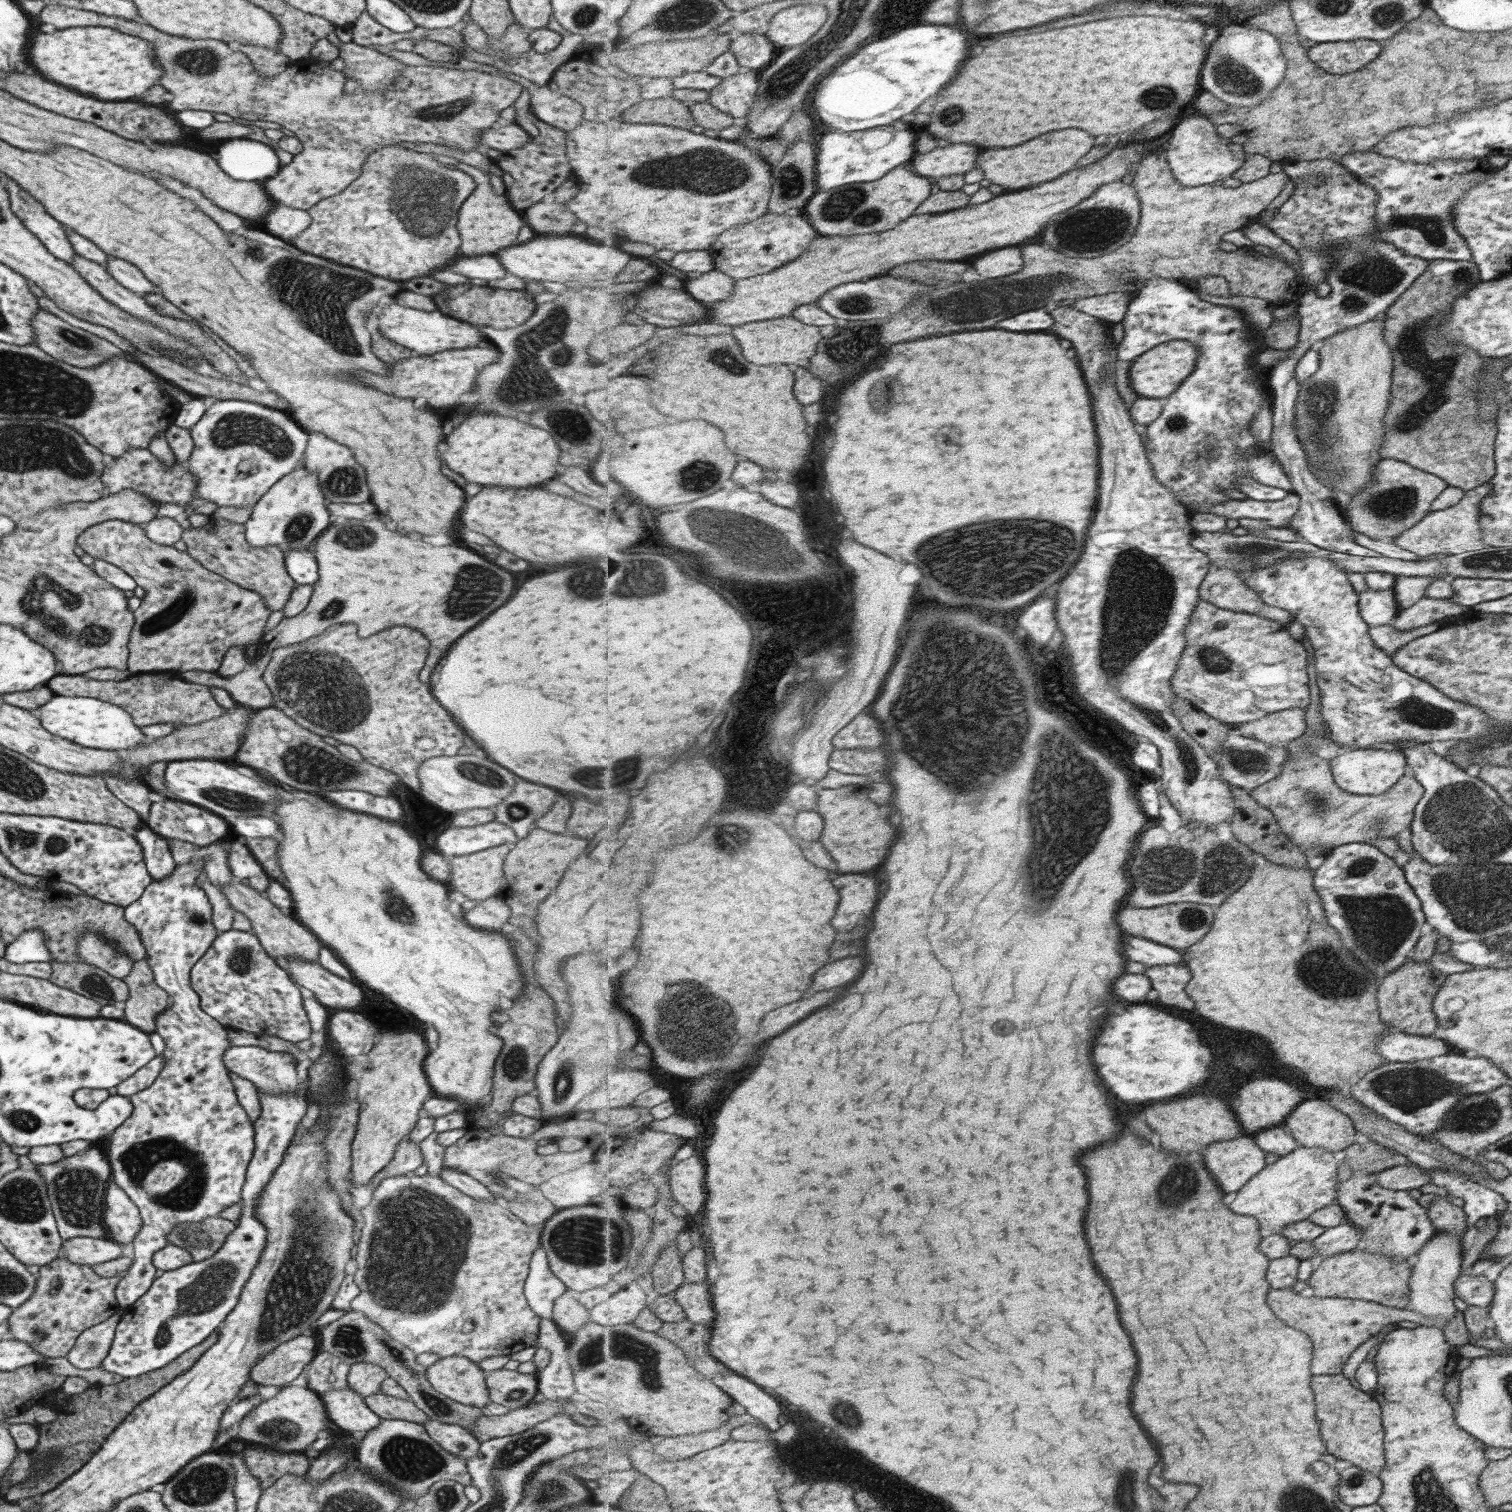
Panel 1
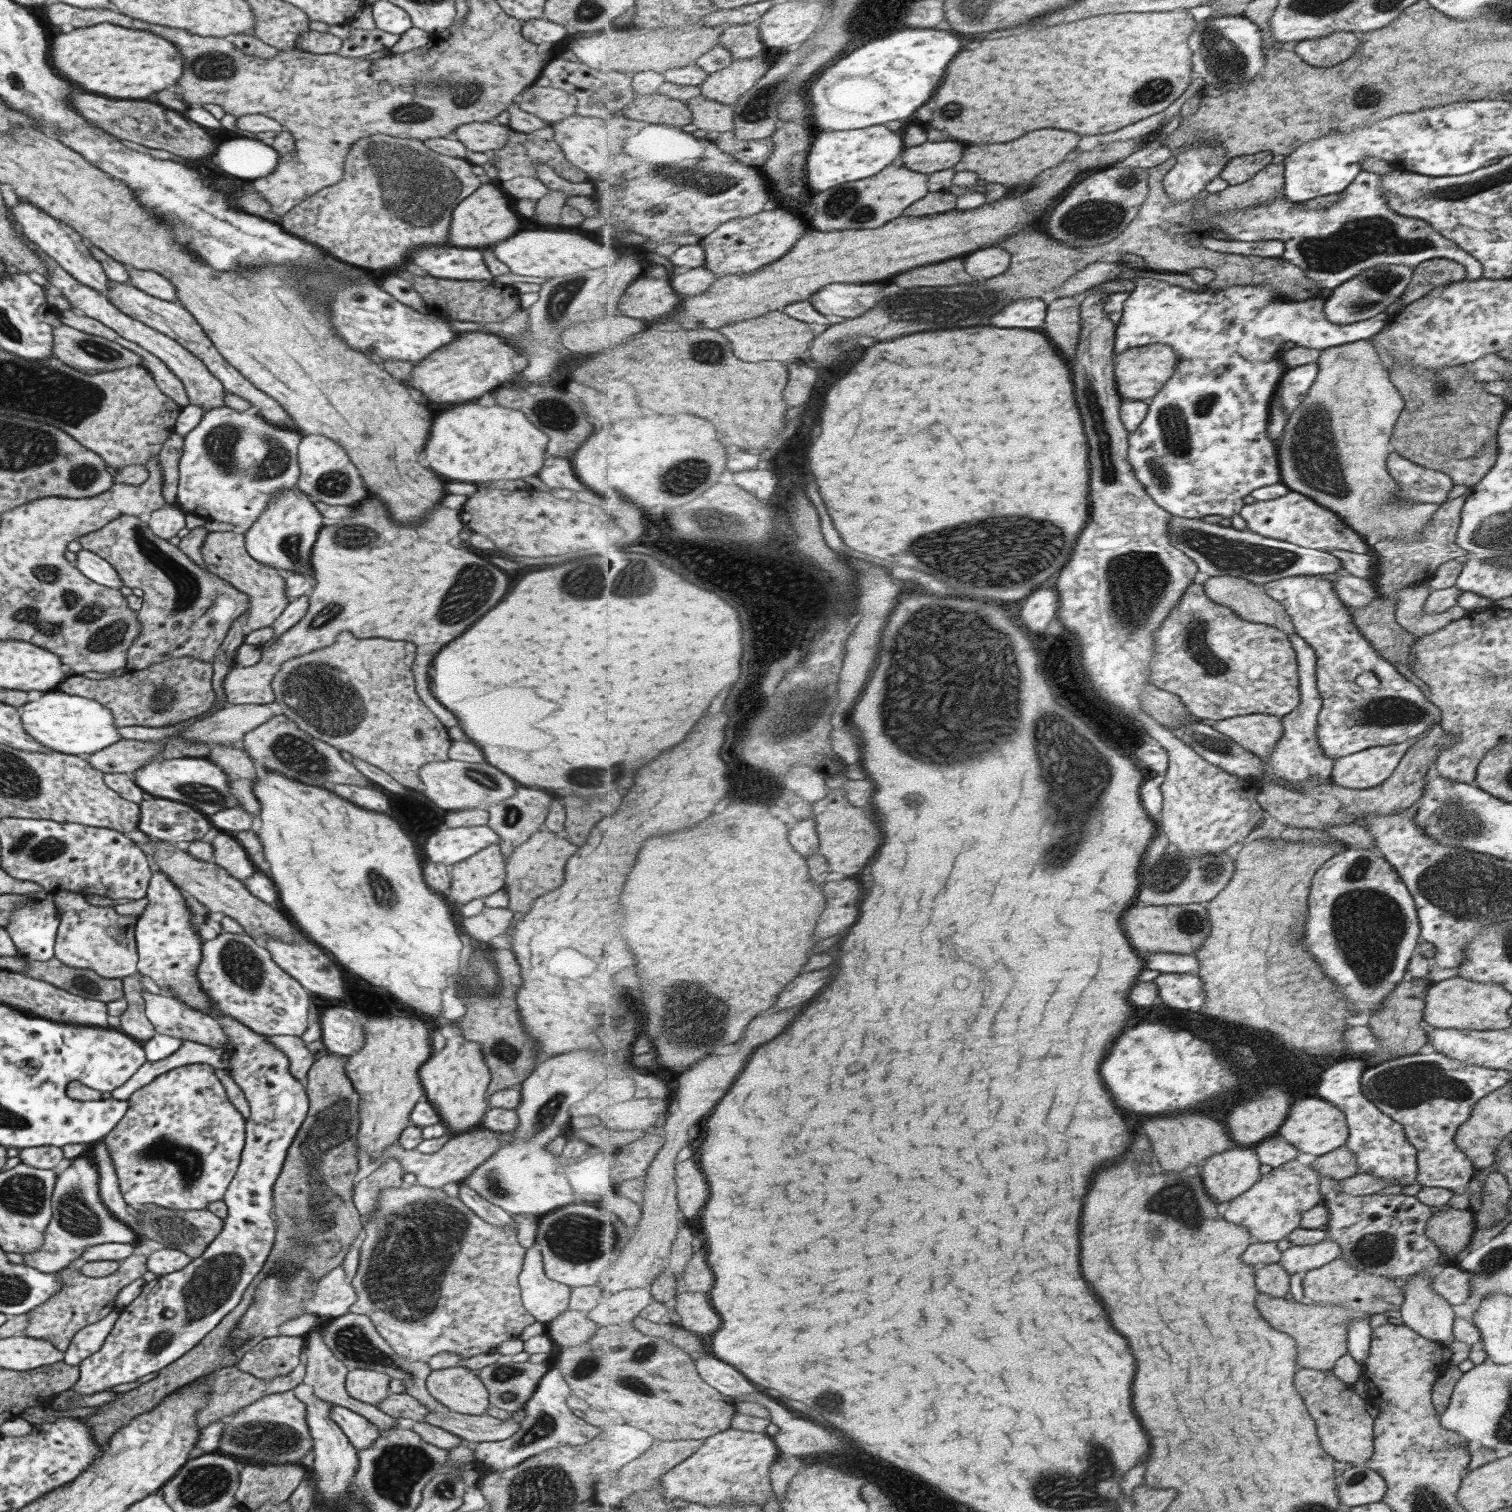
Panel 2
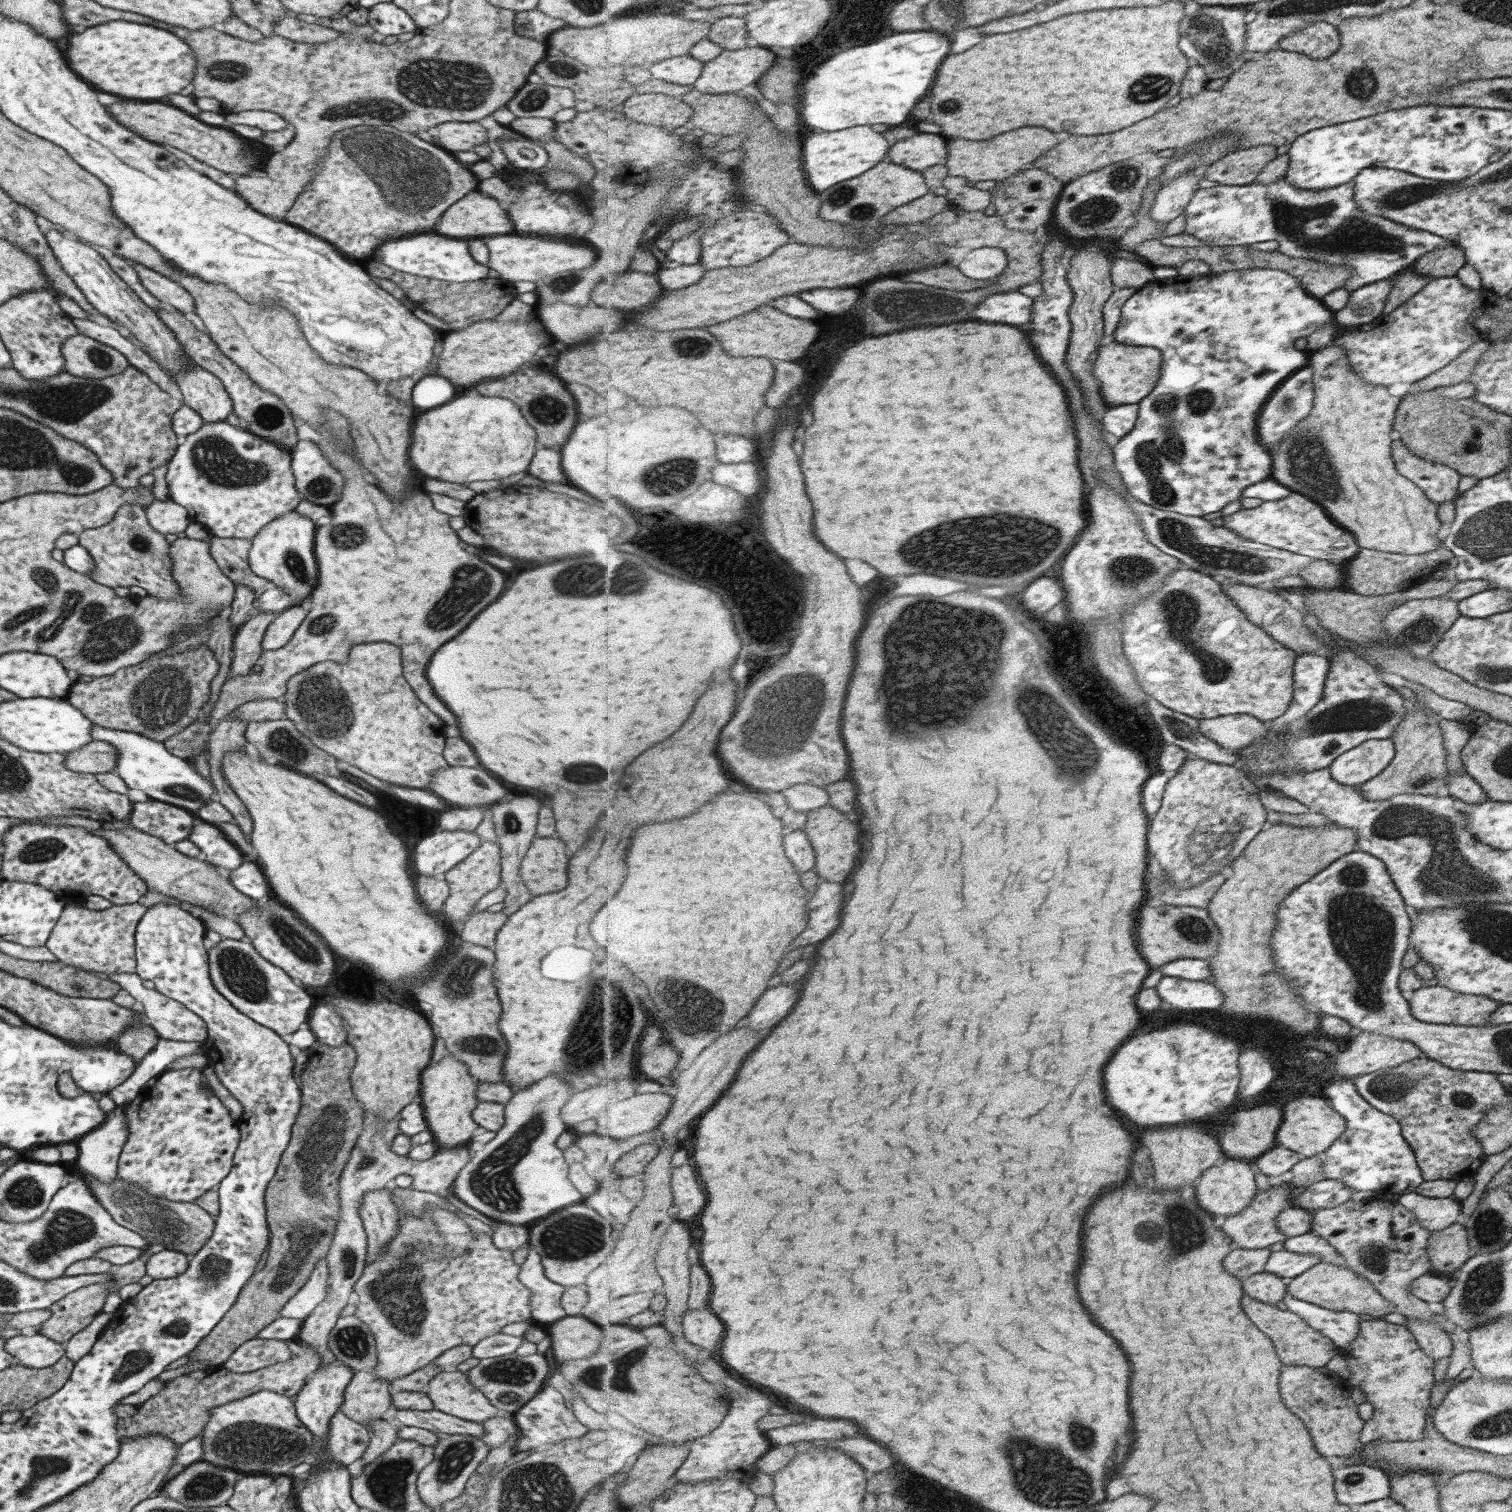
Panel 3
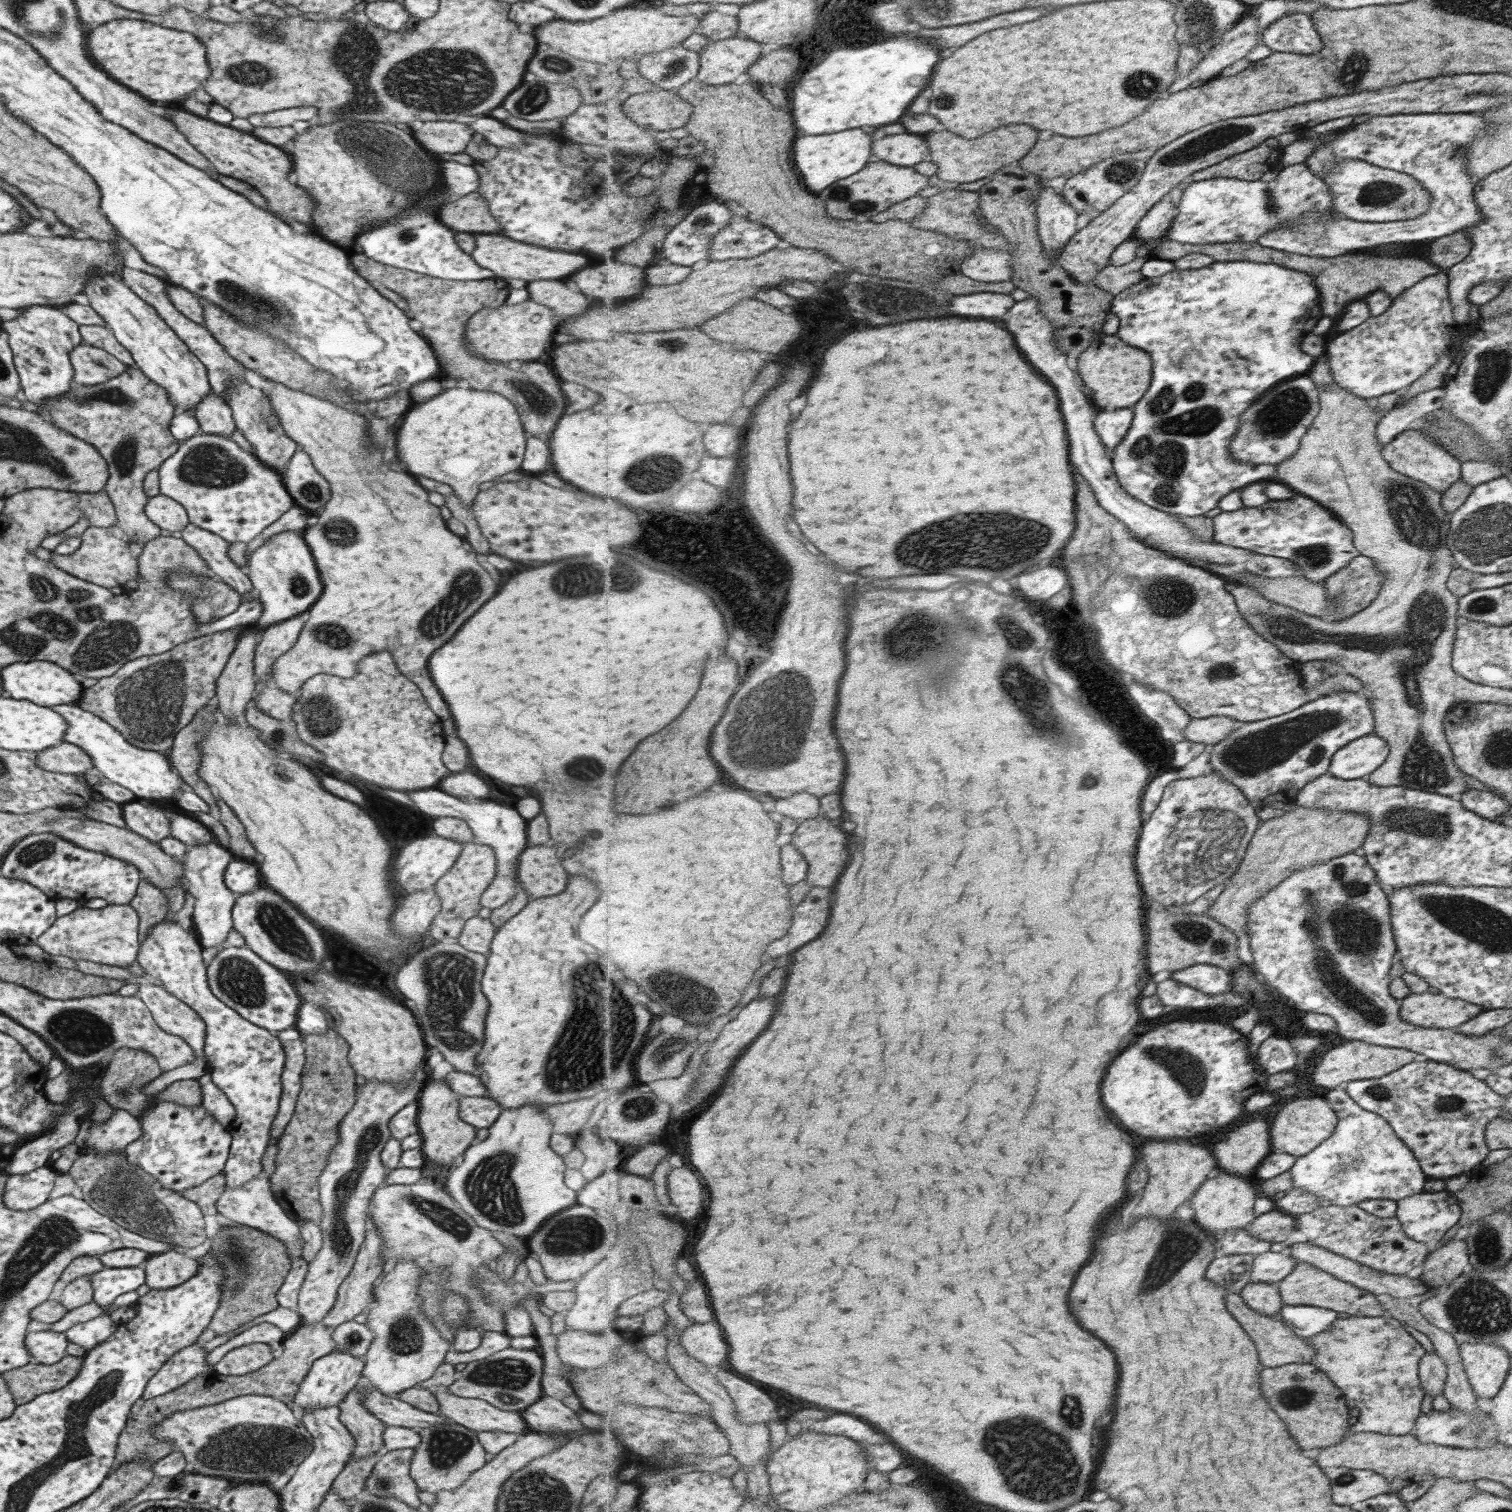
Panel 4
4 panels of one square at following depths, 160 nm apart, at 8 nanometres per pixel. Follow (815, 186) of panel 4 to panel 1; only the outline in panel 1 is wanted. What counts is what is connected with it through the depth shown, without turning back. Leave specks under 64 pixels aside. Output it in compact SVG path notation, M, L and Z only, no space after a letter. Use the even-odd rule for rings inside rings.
M879 126L867 132L833 132L823 136L817 154L817 176L819 188L833 190L843 184L875 182L893 168L913 160L917 136L909 130L897 130L893 126Z

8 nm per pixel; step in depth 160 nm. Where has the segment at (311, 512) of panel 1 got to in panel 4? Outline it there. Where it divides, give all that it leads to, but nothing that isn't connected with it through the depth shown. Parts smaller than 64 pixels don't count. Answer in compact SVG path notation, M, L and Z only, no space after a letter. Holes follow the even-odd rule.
M295 531L279 532L266 538L262 545L251 552L244 569L262 604L262 615L251 624L255 631L299 615L321 594L321 582L311 551L302 535Z

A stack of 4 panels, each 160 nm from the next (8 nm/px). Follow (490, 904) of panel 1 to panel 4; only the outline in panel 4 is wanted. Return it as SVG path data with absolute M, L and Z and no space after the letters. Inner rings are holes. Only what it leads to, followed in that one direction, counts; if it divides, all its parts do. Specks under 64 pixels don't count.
M472 916L465 921L460 930L457 944L464 949L487 956L496 929L489 919Z

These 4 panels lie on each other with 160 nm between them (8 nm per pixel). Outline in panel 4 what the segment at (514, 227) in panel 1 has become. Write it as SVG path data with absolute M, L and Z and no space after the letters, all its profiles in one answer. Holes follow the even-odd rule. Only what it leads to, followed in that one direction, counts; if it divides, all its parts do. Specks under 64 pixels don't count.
M471 192L454 201L447 201L437 208L438 218L451 231L467 232L497 232L499 224L491 218L485 200Z

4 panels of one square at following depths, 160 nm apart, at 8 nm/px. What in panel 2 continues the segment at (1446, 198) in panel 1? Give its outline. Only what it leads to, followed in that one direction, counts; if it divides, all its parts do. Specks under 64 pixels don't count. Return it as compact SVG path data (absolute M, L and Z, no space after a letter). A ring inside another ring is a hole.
M1360 170L1354 180L1344 188L1338 196L1338 200L1327 208L1306 208L1300 202L1291 201L1287 198L1281 202L1276 198L1267 204L1242 208L1235 212L1226 214L1216 214L1210 218L1209 224L1213 230L1213 235L1229 236L1233 241L1257 242L1269 240L1281 240L1283 242L1283 252L1279 258L1285 262L1297 266L1307 279L1316 282L1320 288L1338 287L1342 282L1350 280L1353 276L1363 274L1363 270L1375 268L1375 266L1407 266L1414 269L1420 263L1430 259L1453 260L1461 264L1466 270L1465 280L1477 280L1482 277L1481 266L1454 242L1441 236L1427 221L1419 220L1417 217L1408 217L1396 213L1390 208L1388 202L1382 198L1380 193L1379 172L1368 172Z

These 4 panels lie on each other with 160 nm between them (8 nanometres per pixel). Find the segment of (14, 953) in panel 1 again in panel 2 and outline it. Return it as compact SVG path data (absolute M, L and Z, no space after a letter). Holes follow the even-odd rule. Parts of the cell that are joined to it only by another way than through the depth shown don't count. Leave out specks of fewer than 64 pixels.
M42 889L19 895L24 896L24 902L12 908L8 925L3 926L14 944L15 955L41 962L49 960L53 957L54 938L59 926L58 909L52 901L52 893L47 893Z

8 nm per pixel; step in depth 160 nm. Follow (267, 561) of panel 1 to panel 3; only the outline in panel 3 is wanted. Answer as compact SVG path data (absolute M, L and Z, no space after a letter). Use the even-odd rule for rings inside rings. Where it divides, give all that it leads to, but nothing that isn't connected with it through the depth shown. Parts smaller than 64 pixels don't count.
M212 536L208 551L218 566L219 572L234 584L248 586L254 593L268 582L257 576L248 565L250 539L219 538ZM255 613L238 627L232 636L232 661L226 680L253 672L254 662L262 651L260 642L263 633L277 615L278 613Z

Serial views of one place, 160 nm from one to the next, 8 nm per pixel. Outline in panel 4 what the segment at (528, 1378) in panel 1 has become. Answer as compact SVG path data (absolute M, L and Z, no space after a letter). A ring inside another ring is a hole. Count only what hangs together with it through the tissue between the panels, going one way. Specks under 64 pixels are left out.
M507 1347L487 1358L465 1364L465 1367L457 1373L456 1380L447 1388L451 1394L481 1399L499 1410L520 1412L542 1396L539 1385L541 1368L541 1356L535 1351Z

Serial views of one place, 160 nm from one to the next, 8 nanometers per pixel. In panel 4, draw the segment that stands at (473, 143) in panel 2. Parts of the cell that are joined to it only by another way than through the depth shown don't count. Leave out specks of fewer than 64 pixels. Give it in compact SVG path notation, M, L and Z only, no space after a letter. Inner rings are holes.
M415 120L409 124L411 136L432 154L457 154L464 152L467 142L471 140L474 130L459 122Z

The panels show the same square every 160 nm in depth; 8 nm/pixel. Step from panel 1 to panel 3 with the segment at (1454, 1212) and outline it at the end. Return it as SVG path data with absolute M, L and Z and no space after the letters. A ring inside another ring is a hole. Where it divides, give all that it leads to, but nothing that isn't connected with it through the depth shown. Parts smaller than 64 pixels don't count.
M1462 1221L1429 1234L1427 1260L1431 1263L1431 1273L1452 1277L1471 1255Z

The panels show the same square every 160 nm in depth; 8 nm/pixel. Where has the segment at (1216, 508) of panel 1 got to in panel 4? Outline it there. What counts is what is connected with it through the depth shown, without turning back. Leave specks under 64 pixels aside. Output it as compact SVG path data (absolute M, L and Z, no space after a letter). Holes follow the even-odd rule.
M1297 496L1285 500L1269 500L1257 508L1243 507L1236 512L1223 512L1214 520L1216 526L1215 540L1226 545L1246 548L1261 555L1279 557L1298 566L1301 577L1311 582L1321 582L1334 572L1341 570L1358 555L1358 549L1353 543L1353 533L1338 518L1323 505L1313 502L1311 498Z

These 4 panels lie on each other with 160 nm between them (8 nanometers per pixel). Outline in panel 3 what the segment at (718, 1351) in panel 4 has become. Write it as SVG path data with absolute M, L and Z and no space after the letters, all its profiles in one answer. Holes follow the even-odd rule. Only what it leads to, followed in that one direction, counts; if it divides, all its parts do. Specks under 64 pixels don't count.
M709 1306L702 1309L691 1309L683 1315L684 1336L704 1353L720 1349L725 1324L711 1312Z

